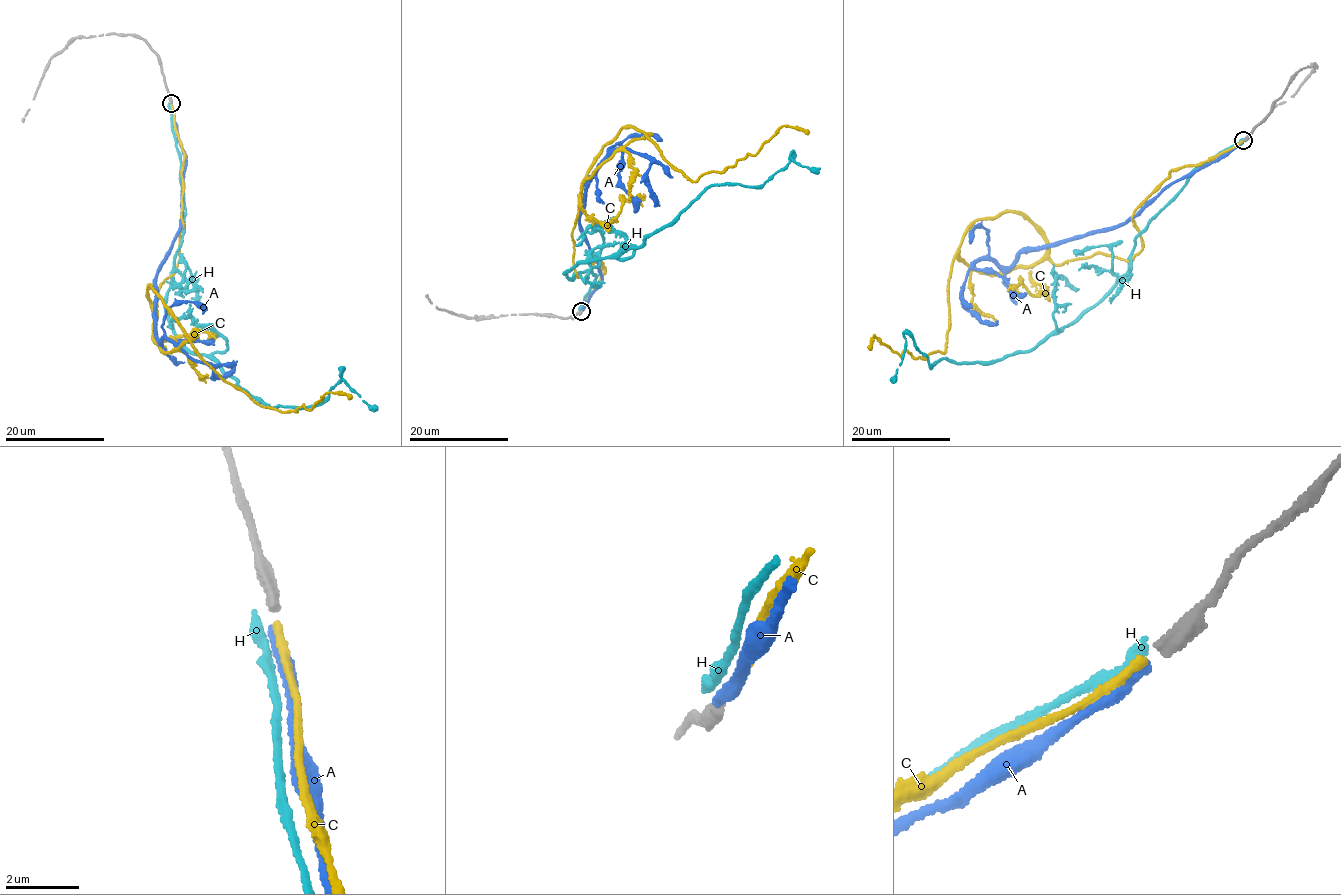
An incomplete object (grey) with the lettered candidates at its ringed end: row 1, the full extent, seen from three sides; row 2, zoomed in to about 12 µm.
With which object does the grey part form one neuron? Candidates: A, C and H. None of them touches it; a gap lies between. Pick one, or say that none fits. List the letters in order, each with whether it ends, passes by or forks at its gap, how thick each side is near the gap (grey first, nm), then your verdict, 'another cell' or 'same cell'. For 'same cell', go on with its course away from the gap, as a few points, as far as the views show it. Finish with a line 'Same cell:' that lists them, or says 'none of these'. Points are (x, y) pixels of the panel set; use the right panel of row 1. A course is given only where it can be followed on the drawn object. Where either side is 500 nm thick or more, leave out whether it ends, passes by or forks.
A: it ends; calibres 360 and 280 nm; another cell
C: it ends; calibres 360 and 240 nm; same cell; course (1242, 141), (1172, 170), (1127, 261), (1055, 265), (1026, 217), (977, 220), (944, 353), (871, 350)
H: it ends; calibres 360 and 320 nm; another cell
Same cell: C

